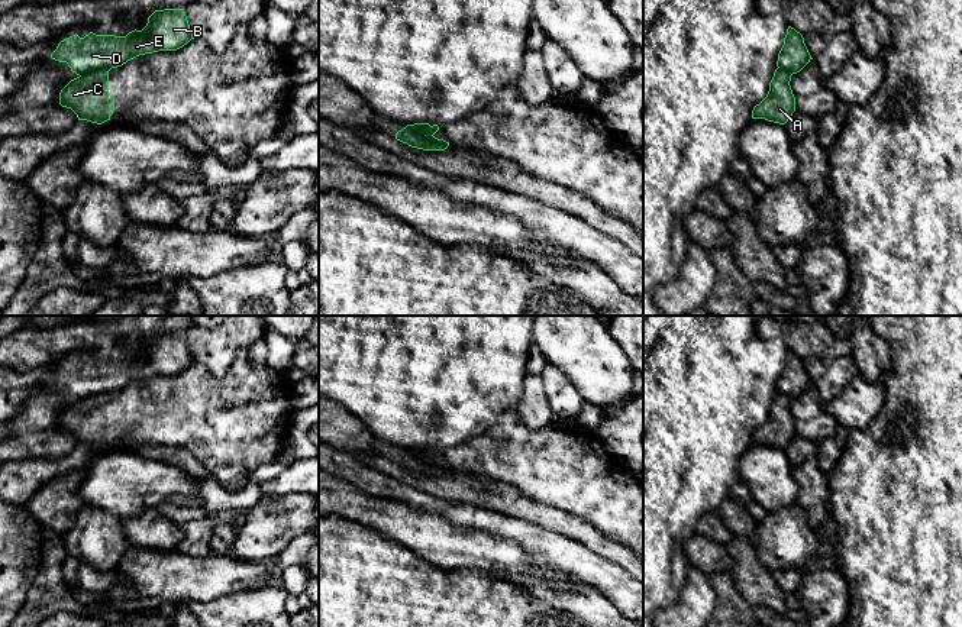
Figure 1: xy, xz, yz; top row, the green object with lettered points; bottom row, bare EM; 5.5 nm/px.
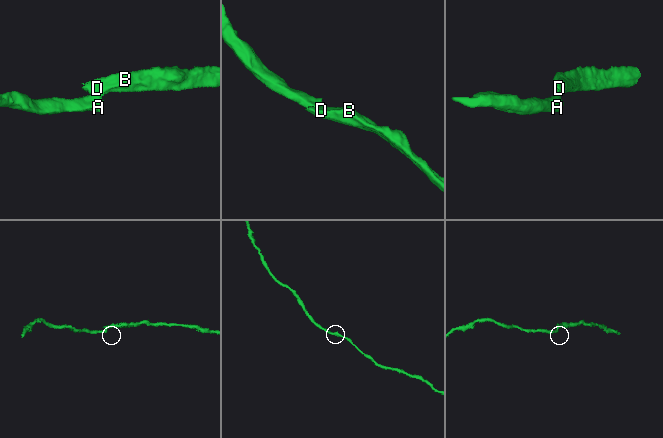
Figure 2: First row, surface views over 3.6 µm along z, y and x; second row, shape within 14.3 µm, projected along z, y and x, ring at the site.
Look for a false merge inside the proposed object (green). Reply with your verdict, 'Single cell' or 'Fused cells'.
Fused cells

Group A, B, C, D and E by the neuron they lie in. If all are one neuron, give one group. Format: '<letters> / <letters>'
A C / B D E

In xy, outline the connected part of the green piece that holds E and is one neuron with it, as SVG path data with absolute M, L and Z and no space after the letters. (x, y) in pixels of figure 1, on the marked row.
M183 9L155 10L142 30L132 30L126 36L96 35L90 32L84 38L77 33L61 41L51 58L67 62L72 72L83 75L97 70L112 70L122 67L127 61L158 51L177 51L187 45L193 38L187 16Z

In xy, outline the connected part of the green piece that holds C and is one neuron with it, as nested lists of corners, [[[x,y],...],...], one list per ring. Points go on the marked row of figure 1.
[[[97,70],[71,80],[59,93],[59,104],[71,109],[78,120],[101,125],[114,111],[114,97],[109,94],[109,71]]]

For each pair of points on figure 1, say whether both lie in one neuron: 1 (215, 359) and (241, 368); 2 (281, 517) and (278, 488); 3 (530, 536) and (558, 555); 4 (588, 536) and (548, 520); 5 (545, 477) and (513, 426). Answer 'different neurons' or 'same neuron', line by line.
1: different neurons
2: different neurons
3: same neuron
4: same neuron
5: same neuron

